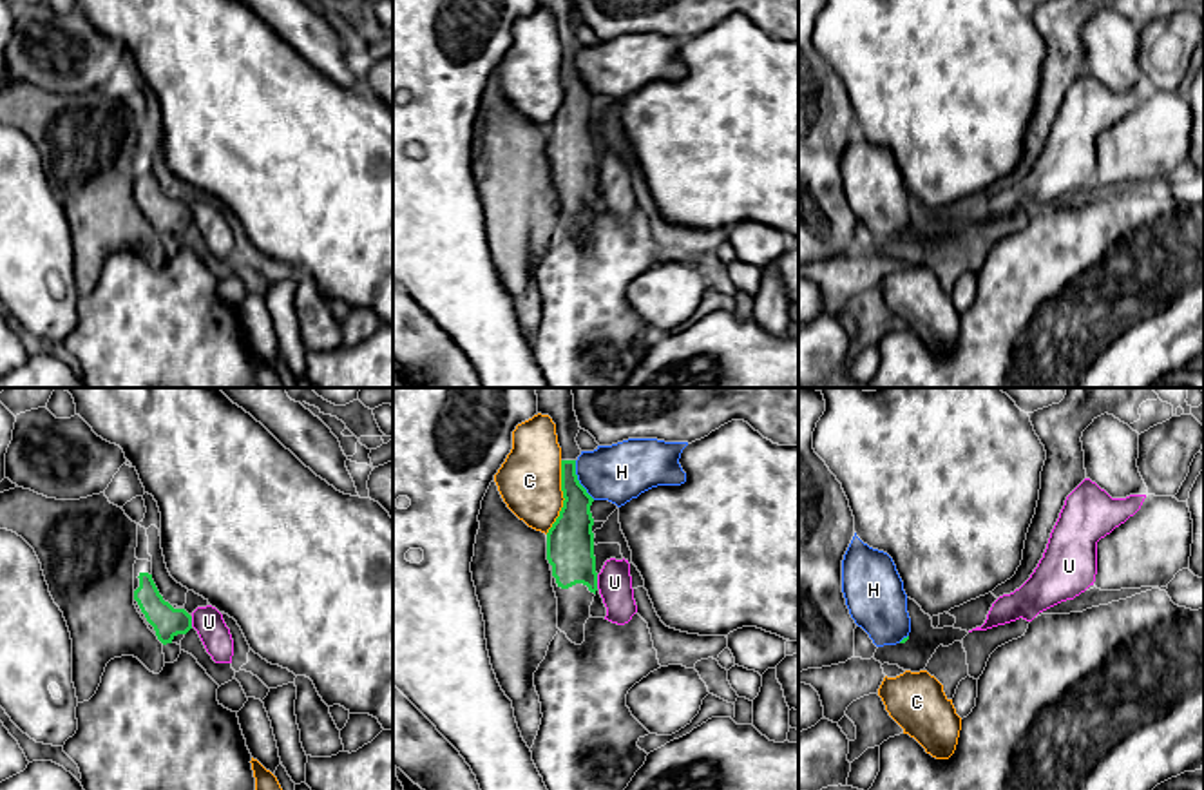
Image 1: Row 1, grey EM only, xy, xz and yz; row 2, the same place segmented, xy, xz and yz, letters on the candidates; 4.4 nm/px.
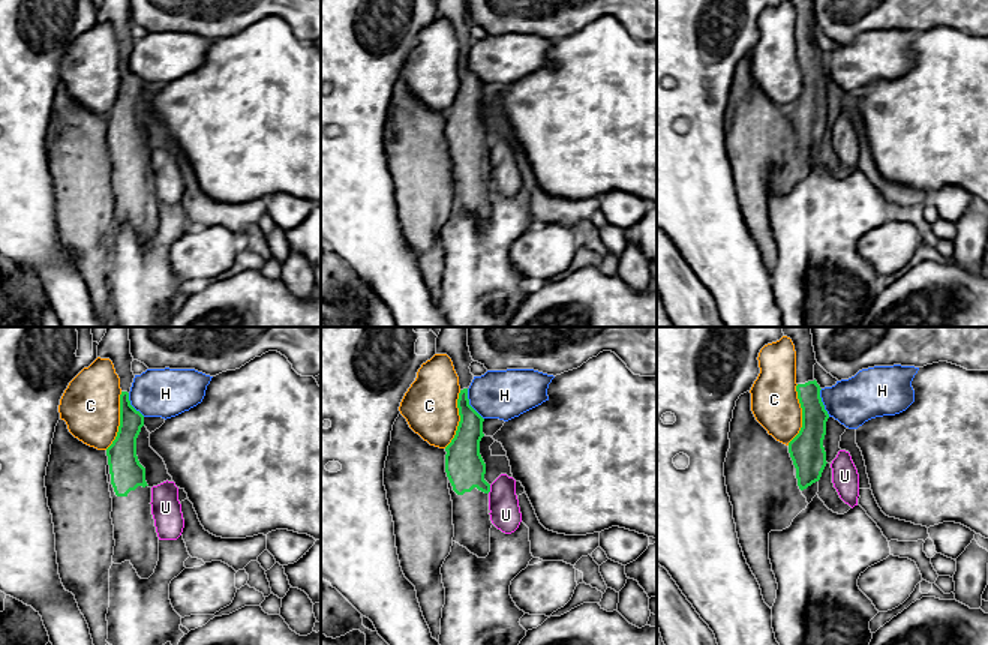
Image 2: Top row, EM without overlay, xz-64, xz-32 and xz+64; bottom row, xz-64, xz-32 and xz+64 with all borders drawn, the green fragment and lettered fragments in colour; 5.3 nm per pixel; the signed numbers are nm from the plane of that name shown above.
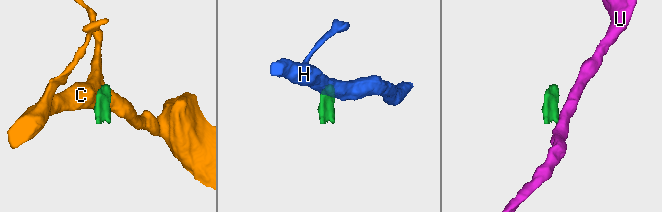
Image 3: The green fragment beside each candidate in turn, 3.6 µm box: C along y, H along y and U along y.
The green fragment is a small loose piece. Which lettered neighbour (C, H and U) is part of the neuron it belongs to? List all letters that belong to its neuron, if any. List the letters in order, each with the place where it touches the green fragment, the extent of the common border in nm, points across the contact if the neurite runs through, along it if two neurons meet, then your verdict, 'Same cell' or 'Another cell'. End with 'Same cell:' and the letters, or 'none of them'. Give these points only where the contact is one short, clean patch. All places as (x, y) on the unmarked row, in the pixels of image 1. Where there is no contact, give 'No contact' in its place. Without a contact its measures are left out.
C: Touches green at xz (563, 91). Shared border 340 nm. Another cell
H: Touches green at xz (578, 75). Shared border 200 nm. Boundary: xz (574, 55), (578, 77), (594, 93). Another cell
U: Touches green at xz (596, 176). Shared border 60 nm. Boundary: xz (596, 169), (598, 182). Another cell
Same cell: none of them

